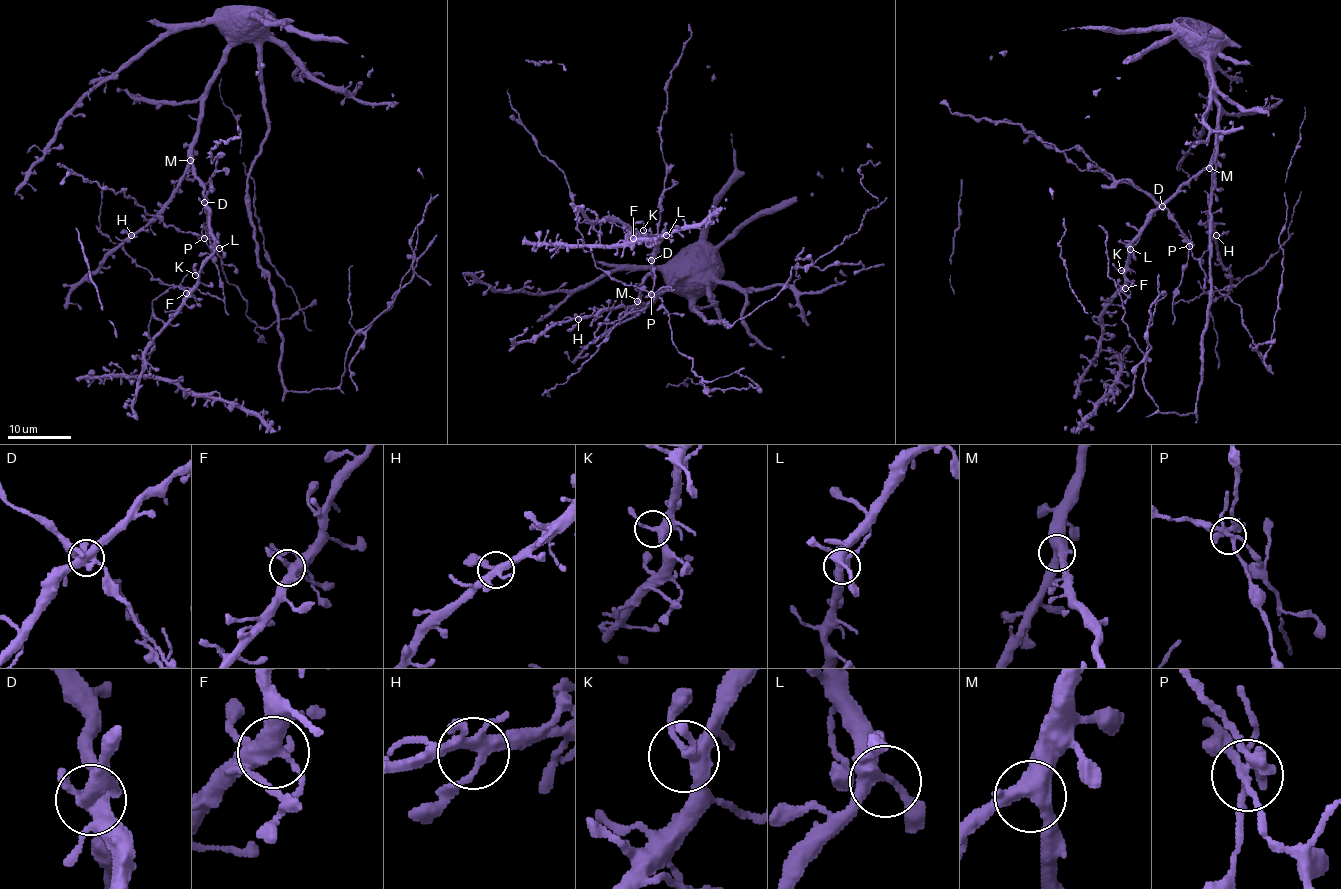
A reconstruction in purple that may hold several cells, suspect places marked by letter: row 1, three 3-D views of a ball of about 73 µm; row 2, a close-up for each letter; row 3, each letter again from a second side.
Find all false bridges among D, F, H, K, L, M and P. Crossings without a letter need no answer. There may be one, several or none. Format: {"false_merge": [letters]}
{"false_merge": ["D", "P"]}

